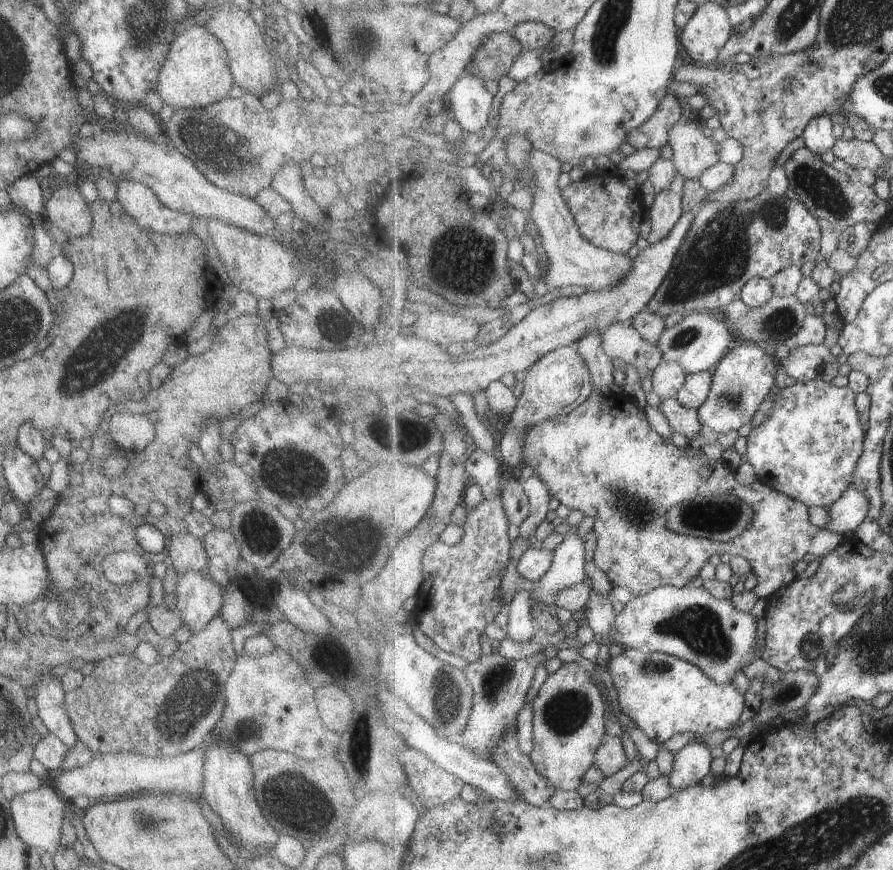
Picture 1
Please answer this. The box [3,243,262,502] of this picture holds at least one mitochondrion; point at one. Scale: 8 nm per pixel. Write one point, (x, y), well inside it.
(93, 350)

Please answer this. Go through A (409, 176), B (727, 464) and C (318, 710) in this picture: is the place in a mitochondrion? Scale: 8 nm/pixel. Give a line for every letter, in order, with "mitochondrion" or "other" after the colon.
A: other
B: other
C: other

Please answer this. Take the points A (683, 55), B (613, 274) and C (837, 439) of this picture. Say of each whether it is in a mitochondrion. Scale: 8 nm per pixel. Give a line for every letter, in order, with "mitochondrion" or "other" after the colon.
A: other
B: mitochondrion
C: mitochondrion

